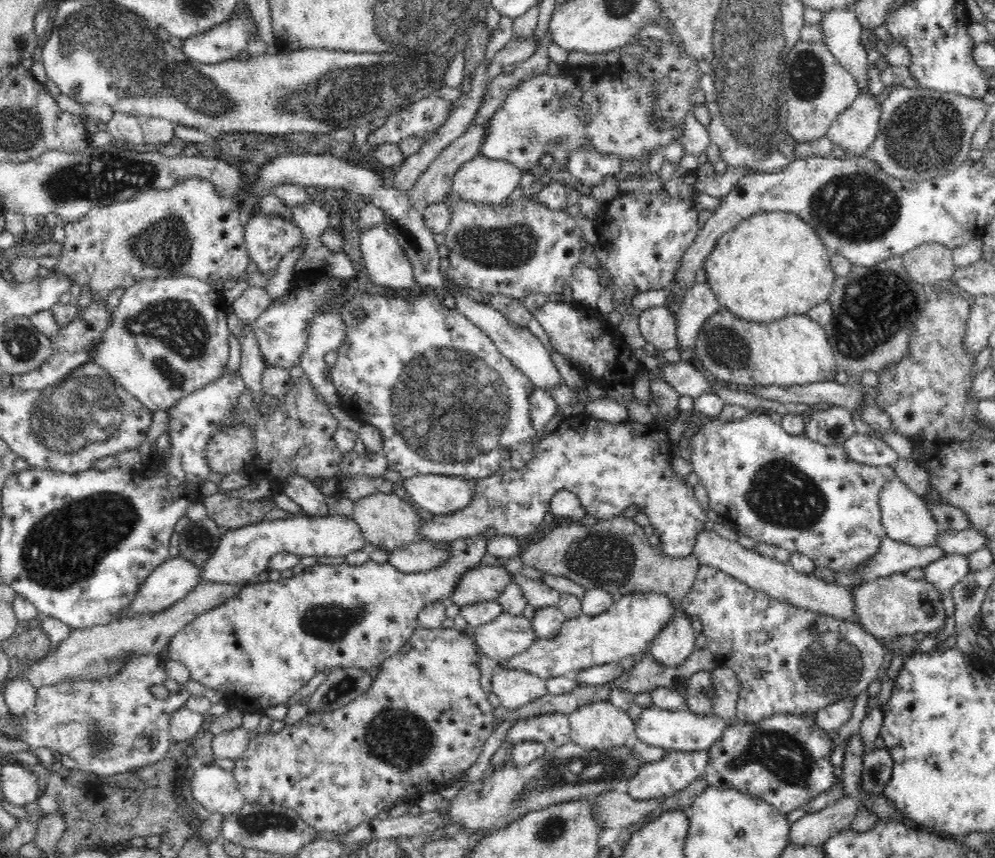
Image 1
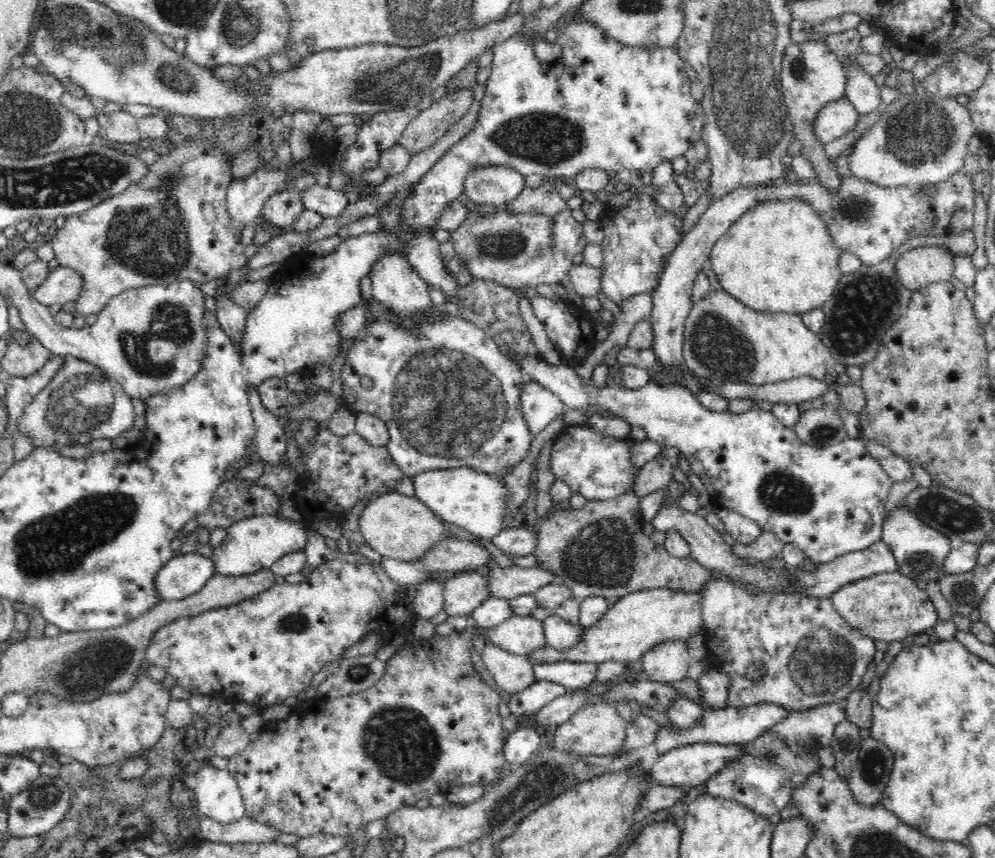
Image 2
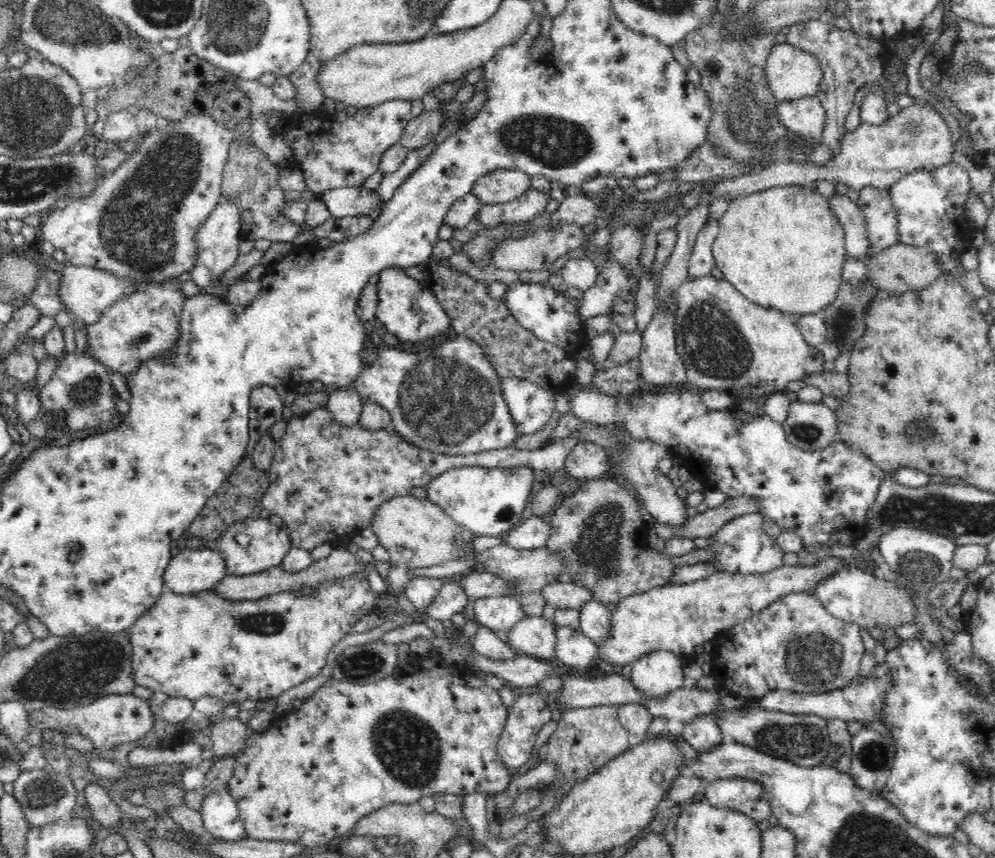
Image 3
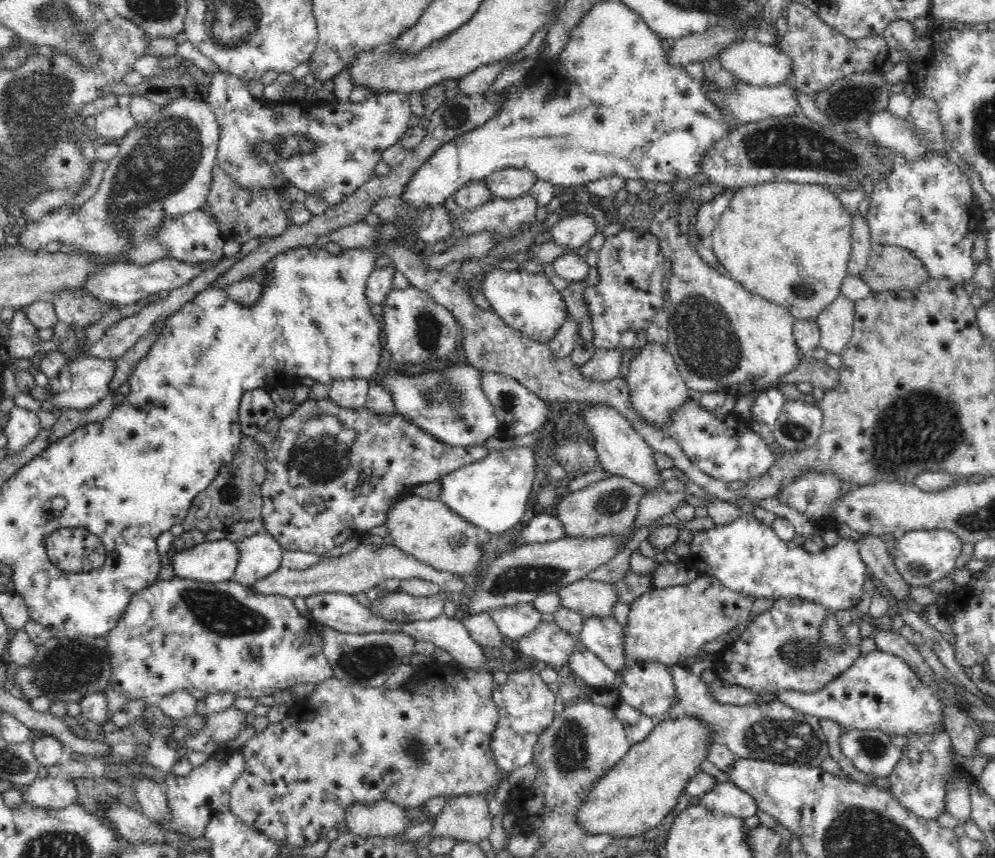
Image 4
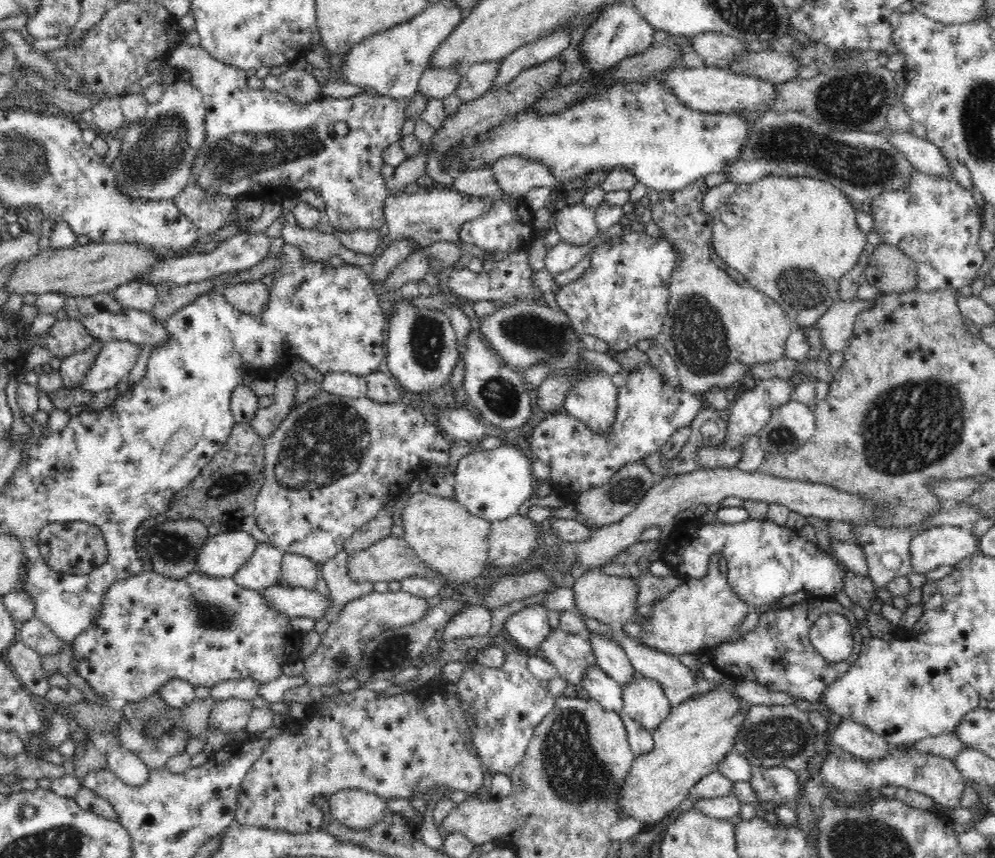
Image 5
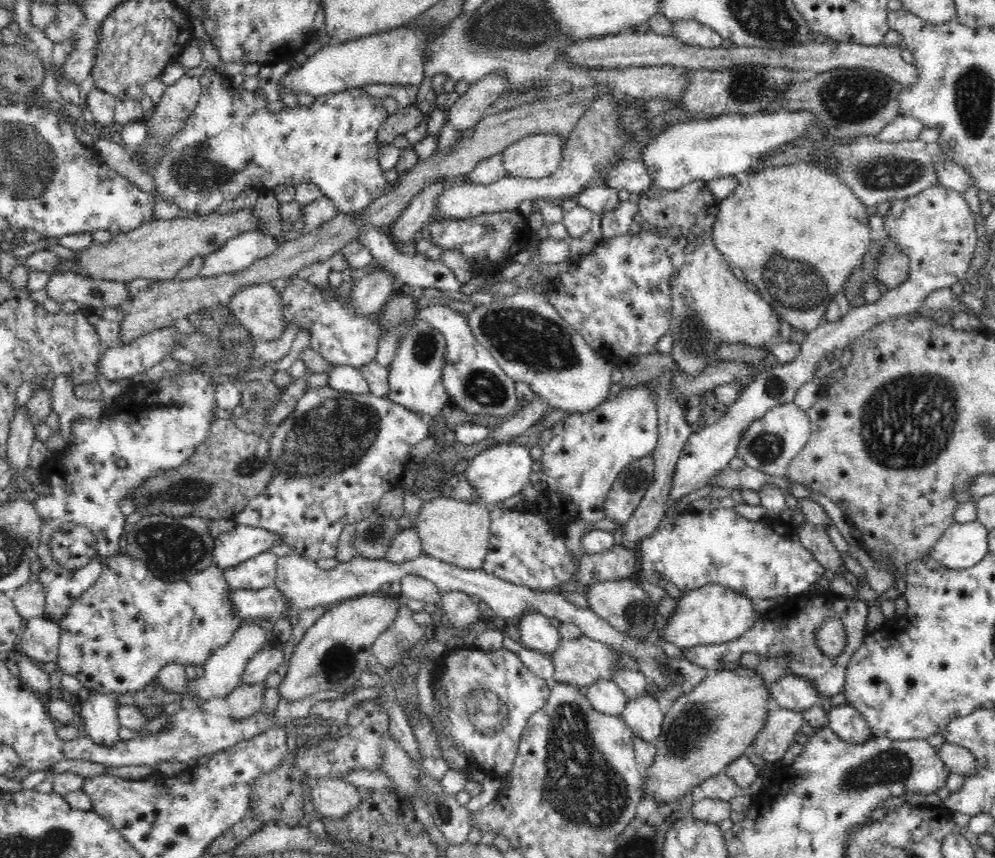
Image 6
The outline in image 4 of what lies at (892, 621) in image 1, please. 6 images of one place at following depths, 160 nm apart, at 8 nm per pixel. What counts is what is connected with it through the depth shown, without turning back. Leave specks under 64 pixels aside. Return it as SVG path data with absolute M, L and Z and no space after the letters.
M744 512L741 518L728 525L716 525L712 529L694 533L693 540L689 544L689 553L682 558L690 570L696 570L700 575L712 575L720 579L720 582L746 596L755 598L780 598L800 597L806 600L826 606L830 613L839 610L854 610L862 596L863 584L867 574L867 566L862 560L858 550L856 539L841 539L838 544L826 547L819 553L805 550L803 545L793 541L784 541L776 531L763 523L760 523L754 513Z

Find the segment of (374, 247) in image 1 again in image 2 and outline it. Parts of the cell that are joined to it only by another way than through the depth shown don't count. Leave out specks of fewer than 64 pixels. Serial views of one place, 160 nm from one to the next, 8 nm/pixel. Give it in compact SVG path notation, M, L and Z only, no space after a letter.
M385 253L373 265L369 275L372 279L373 298L383 304L398 316L404 318L415 317L421 314L430 316L431 309L434 307L428 291L429 285L421 280L421 277L414 271L406 257L398 253Z

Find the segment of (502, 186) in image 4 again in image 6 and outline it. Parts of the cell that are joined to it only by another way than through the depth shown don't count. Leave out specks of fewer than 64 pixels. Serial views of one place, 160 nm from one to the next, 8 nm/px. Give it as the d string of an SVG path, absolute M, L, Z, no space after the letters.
M533 134L509 144L502 161L512 177L544 178L560 166L563 151L564 141L557 134Z

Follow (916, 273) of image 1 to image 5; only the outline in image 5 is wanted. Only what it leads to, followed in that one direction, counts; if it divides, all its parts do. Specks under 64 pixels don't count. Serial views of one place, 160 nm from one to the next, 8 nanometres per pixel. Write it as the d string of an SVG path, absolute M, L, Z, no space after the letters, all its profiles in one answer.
M884 242L869 256L865 278L880 294L912 291L918 282L914 260Z

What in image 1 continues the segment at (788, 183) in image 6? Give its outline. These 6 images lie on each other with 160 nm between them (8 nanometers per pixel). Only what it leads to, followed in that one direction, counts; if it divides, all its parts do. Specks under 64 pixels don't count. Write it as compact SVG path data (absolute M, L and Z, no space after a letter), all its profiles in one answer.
M774 211L758 213L745 218L738 226L722 235L705 261L707 284L716 295L718 303L730 313L747 322L770 322L786 316L807 315L818 304L827 302L835 279L831 256L814 227L794 213Z

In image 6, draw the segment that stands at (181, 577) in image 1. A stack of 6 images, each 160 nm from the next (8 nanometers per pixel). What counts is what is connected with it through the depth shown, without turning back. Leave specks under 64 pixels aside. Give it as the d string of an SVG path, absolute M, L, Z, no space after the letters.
M250 526L235 527L228 533L222 533L215 539L214 565L219 569L246 562L274 548L274 544L284 543L284 539L276 533L270 533Z

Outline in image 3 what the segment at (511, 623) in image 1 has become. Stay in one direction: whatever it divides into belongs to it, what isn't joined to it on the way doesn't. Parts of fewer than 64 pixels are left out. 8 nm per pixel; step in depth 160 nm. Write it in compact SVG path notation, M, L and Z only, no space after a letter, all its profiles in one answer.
M527 616L509 630L512 648L542 661L555 661L555 623L542 616Z

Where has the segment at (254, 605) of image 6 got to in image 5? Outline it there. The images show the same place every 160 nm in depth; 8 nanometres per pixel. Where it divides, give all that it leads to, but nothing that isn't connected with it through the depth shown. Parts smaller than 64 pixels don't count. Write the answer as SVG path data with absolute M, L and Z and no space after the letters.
M284 583L265 588L261 595L267 600L267 605L280 614L290 618L304 616L316 623L322 623L322 616L331 602L317 591L286 587Z

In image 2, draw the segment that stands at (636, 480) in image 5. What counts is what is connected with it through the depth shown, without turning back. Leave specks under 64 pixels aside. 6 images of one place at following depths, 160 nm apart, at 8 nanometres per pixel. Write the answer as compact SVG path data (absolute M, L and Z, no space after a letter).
M632 489L608 500L586 501L580 509L558 509L542 519L533 555L560 582L568 585L579 600L590 596L622 597L655 588L696 592L710 578L724 577L691 556L669 556L663 543L657 545L644 535L640 514L640 499Z

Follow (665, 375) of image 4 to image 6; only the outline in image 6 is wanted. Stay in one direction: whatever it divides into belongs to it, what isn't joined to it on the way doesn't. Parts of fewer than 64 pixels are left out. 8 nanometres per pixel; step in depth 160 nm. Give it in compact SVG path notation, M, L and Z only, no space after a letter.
M636 386L619 392L616 398L606 400L596 409L585 413L571 413L554 422L550 428L544 428L538 434L538 445L543 450L541 471L546 474L548 487L544 494L550 501L547 513L538 513L532 506L528 513L522 513L517 506L509 509L496 507L491 511L491 528L488 554L483 569L492 576L512 584L527 586L537 591L552 591L570 585L574 572L579 568L578 559L568 552L564 530L575 521L590 525L605 519L604 502L612 490L618 475L632 462L652 455L659 439L659 418L656 398L644 386Z

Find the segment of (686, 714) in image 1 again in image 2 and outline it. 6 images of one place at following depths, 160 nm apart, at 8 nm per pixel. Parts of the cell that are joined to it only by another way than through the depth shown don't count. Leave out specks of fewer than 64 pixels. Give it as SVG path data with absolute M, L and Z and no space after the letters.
M761 702L757 705L745 706L739 709L727 705L723 709L708 709L702 714L702 719L695 728L689 730L678 729L673 723L669 728L662 728L658 732L655 745L660 755L666 754L673 749L682 746L692 746L698 742L707 742L707 744L720 744L722 746L732 746L732 744L746 745L750 741L754 741L762 737L766 732L770 731L770 726L786 718L788 709L774 705L774 703Z

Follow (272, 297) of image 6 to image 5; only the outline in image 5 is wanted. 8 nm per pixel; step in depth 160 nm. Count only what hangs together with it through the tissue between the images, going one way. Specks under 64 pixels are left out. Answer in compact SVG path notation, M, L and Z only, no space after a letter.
M261 281L228 286L223 290L226 301L241 313L258 317L266 309L270 290Z

